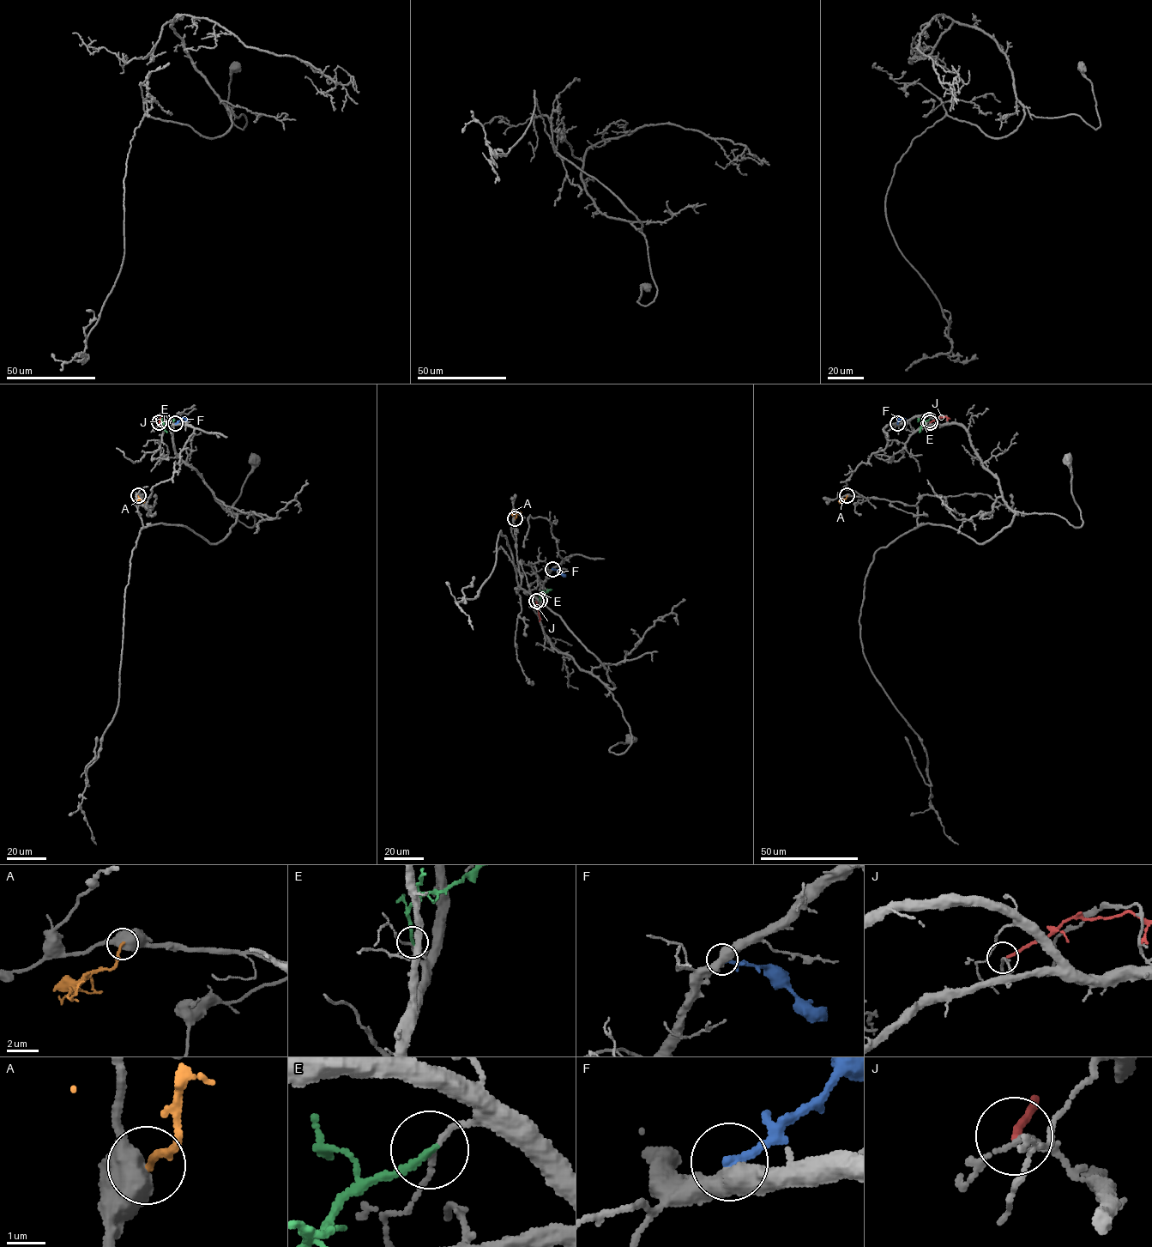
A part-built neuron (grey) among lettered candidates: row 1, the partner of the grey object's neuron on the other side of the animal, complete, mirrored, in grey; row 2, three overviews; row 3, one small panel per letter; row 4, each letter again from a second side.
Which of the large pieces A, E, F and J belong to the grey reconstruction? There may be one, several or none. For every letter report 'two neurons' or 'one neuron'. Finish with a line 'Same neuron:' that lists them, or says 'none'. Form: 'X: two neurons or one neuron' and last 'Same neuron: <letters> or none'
A: two neurons
E: two neurons
F: two neurons
J: two neurons
Same neuron: none

